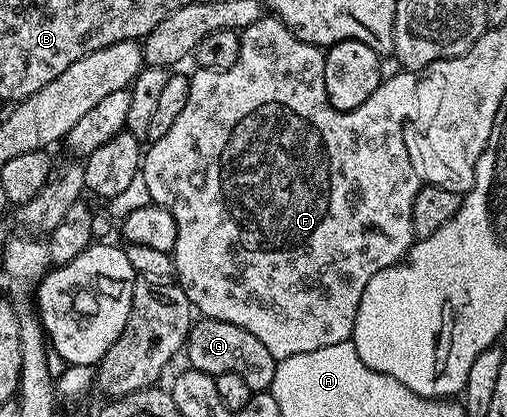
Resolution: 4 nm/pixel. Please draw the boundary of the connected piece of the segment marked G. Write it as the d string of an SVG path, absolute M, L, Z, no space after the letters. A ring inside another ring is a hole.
M206 317L193 321L186 343L187 354L187 365L191 369L213 376L234 373L242 376L254 392L264 392L271 387L278 361L274 356L270 356L270 351L258 341L258 336L250 336L246 328L238 328L238 324L226 324L226 320Z

